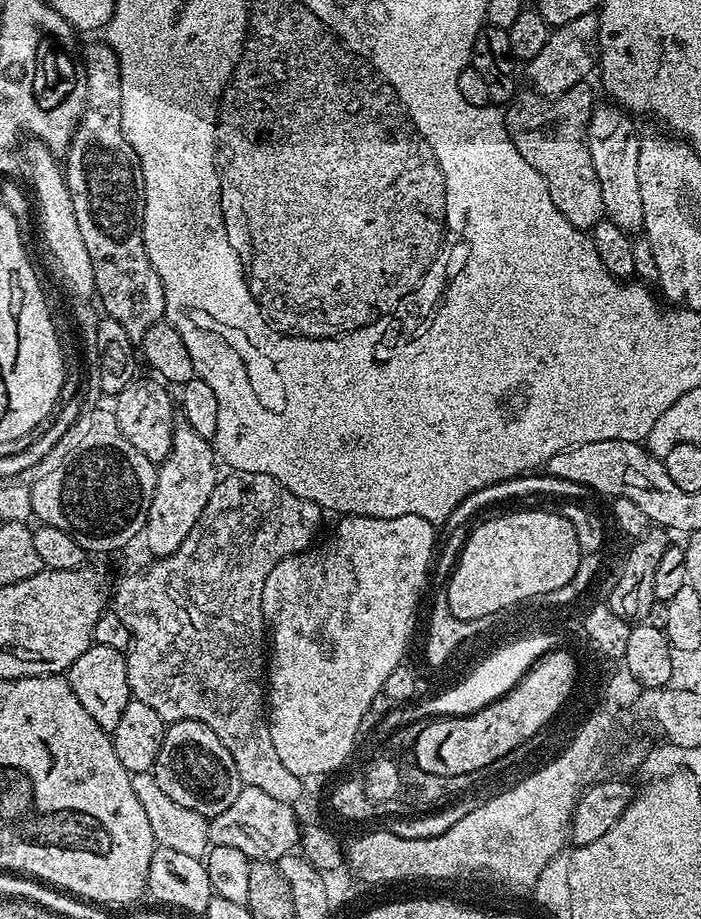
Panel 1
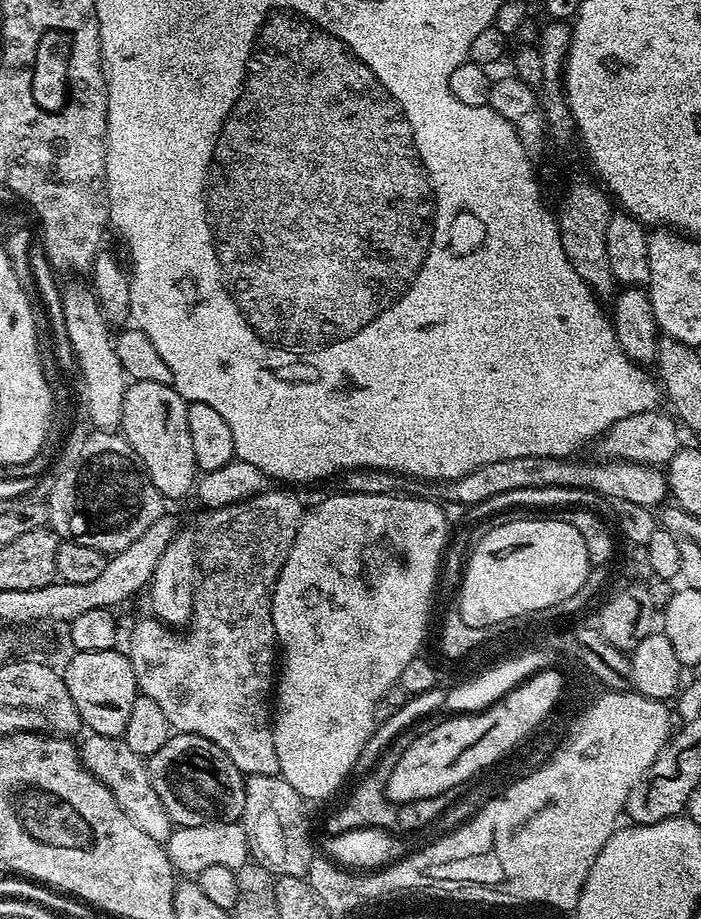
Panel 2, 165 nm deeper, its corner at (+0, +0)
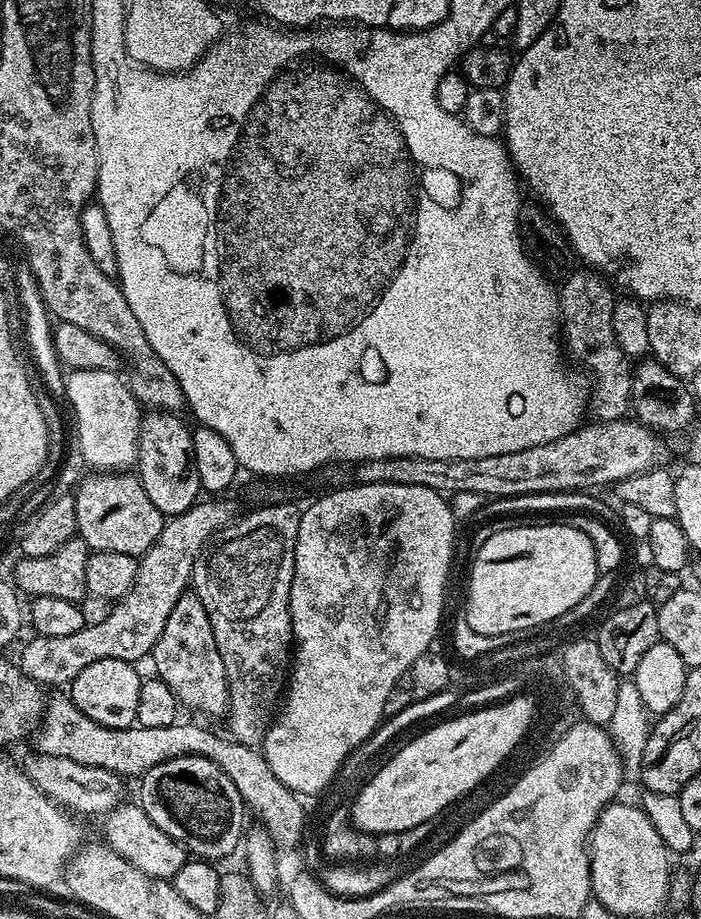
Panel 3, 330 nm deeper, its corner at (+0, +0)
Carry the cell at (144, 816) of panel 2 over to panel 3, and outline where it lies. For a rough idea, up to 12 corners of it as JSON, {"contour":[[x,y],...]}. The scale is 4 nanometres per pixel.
{"contour":[[32,754],[22,770],[57,805],[107,814],[125,799],[115,772]]}

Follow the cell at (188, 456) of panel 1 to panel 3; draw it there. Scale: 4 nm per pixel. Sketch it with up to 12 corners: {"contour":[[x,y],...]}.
{"contour":[[174,602],[150,661],[186,709],[223,717],[228,679],[206,606]]}

